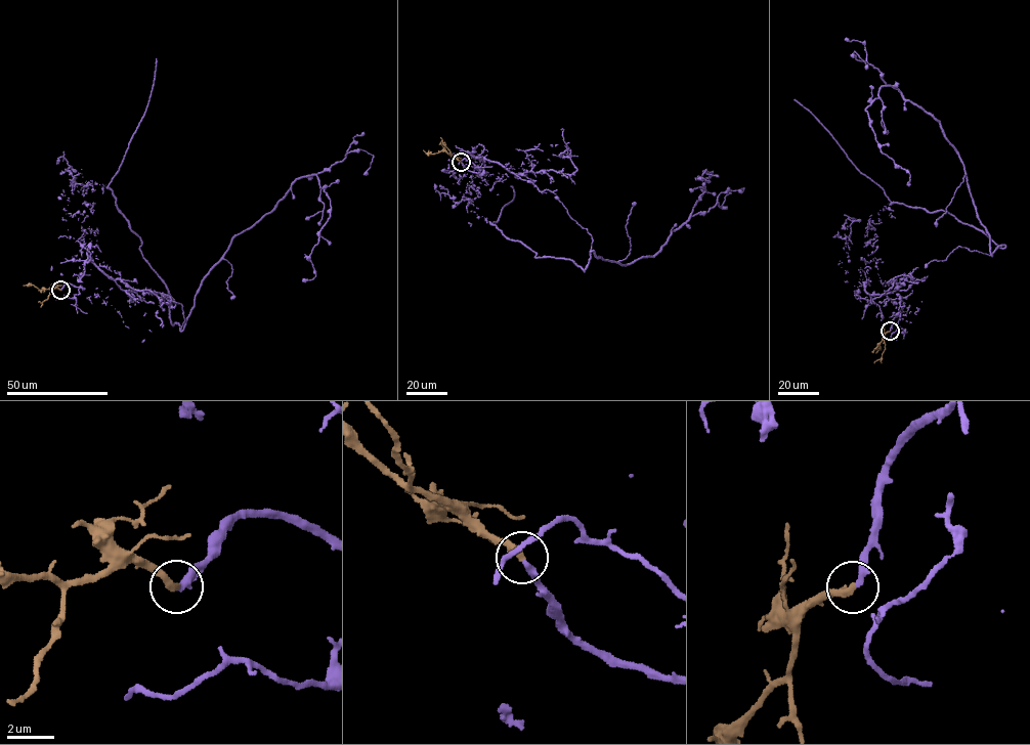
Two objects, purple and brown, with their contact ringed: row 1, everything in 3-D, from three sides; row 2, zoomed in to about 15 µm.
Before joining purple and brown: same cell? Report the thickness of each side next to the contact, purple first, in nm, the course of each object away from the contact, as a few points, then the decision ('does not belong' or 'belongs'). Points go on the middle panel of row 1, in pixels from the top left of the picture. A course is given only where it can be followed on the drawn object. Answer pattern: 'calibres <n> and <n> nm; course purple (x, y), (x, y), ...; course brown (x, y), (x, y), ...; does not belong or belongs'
calibres 280 and 320 nm; course purple (461, 162), (481, 173), (484, 157), (552, 191), (594, 256), (625, 265), (686, 222), (713, 171), (697, 178); course brown (461, 162), (442, 150), (432, 154), (423, 150); belongs

